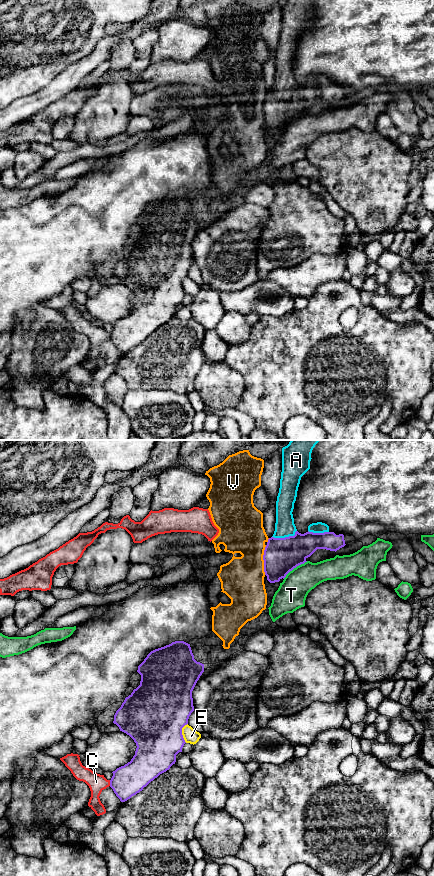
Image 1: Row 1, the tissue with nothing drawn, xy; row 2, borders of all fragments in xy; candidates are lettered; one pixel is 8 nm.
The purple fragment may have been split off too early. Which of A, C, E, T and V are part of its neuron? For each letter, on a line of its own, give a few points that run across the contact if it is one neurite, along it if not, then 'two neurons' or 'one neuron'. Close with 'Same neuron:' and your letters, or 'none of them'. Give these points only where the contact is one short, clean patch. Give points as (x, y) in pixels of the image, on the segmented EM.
A: one neuron
C: line xy (109, 780), (110, 785); two neurons
E: two neurons
T: two neurons
V: two neurons
Same neuron: A

